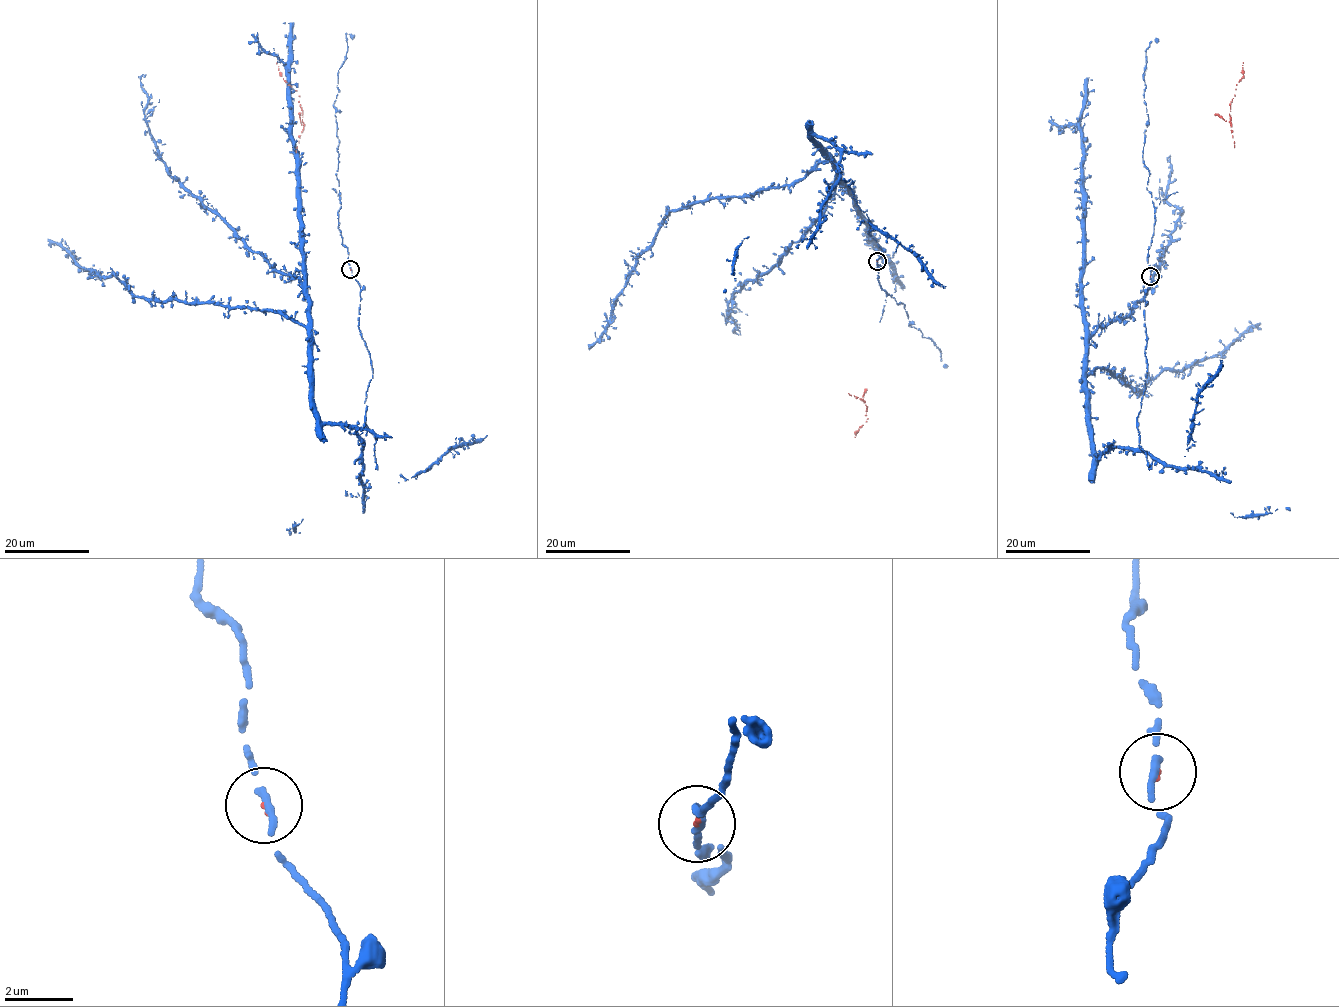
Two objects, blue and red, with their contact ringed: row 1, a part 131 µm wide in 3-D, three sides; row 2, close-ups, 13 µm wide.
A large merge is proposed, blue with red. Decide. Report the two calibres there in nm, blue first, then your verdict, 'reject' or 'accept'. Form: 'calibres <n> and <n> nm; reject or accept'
calibres 280 and 70 nm; accept

